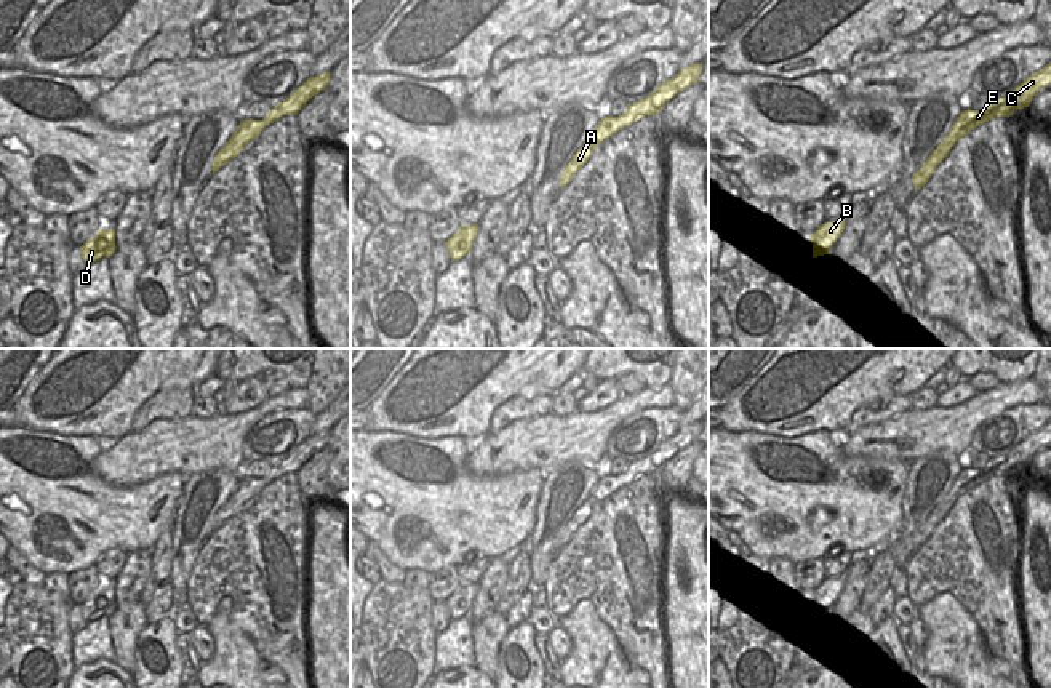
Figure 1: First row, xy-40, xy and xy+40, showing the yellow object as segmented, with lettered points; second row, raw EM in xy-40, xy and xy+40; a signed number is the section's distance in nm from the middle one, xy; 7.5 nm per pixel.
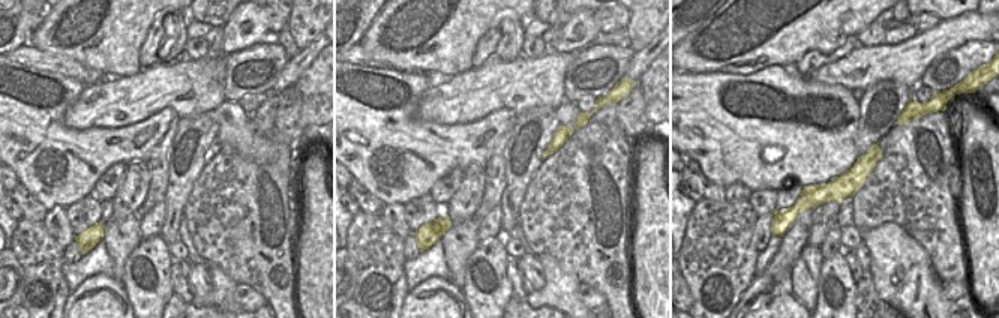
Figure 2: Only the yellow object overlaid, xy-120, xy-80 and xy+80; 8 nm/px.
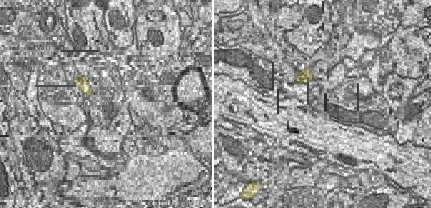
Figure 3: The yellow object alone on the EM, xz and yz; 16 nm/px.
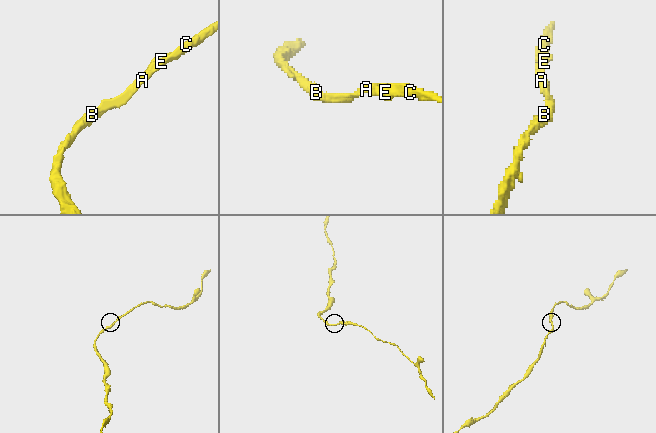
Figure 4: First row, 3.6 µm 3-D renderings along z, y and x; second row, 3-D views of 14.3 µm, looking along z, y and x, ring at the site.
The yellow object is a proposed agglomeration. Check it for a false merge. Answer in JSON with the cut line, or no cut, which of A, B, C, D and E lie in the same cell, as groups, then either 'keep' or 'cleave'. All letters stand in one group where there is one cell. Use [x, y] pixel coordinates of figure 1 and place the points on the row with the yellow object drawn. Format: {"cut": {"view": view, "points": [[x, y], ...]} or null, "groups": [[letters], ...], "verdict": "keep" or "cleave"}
{"cut": null, "groups": [["A", "B", "C", "D", "E"]], "verdict": "keep"}

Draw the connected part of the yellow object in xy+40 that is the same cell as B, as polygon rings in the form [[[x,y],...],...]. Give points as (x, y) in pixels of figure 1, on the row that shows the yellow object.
[[[846,214],[833,222],[821,224],[817,230],[809,235],[809,240],[813,243],[813,258],[829,254],[832,245],[845,229],[845,219]]]

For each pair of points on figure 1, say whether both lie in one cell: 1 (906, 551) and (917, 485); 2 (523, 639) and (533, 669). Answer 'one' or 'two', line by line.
1: one
2: one

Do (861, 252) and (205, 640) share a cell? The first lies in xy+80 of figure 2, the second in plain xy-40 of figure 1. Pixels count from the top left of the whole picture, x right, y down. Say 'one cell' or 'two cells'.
one cell

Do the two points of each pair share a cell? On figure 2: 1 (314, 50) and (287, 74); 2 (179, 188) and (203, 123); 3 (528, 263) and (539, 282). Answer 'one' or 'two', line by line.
1: one
2: one
3: one

